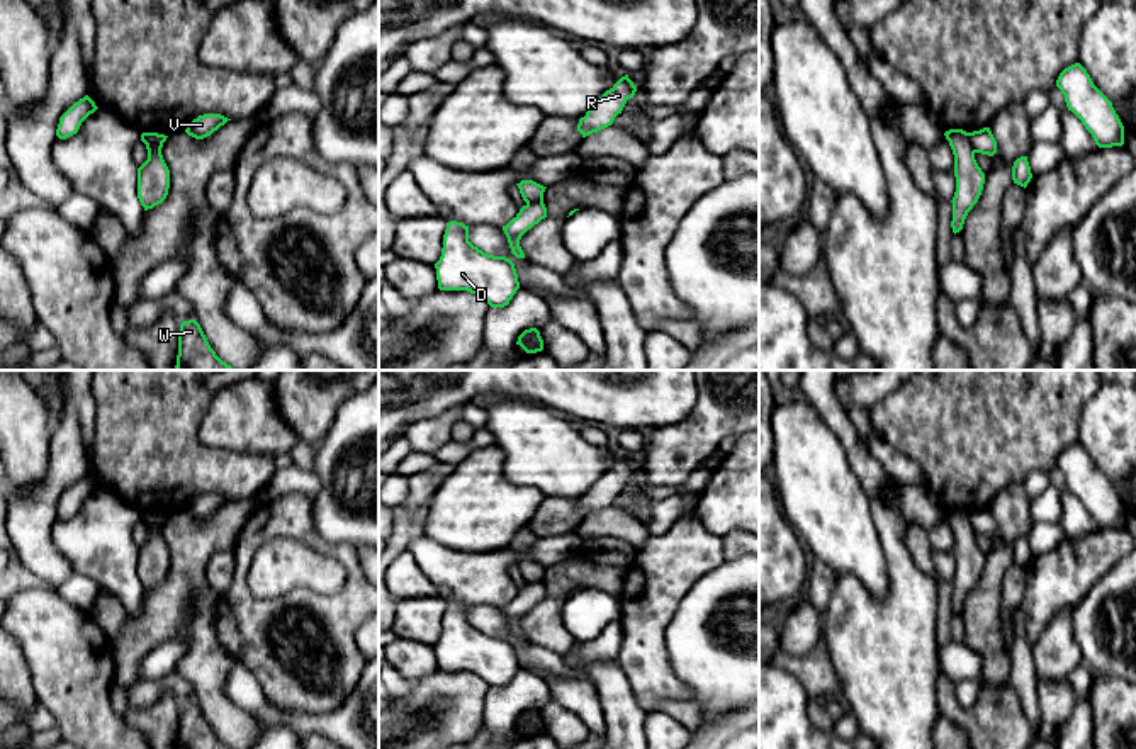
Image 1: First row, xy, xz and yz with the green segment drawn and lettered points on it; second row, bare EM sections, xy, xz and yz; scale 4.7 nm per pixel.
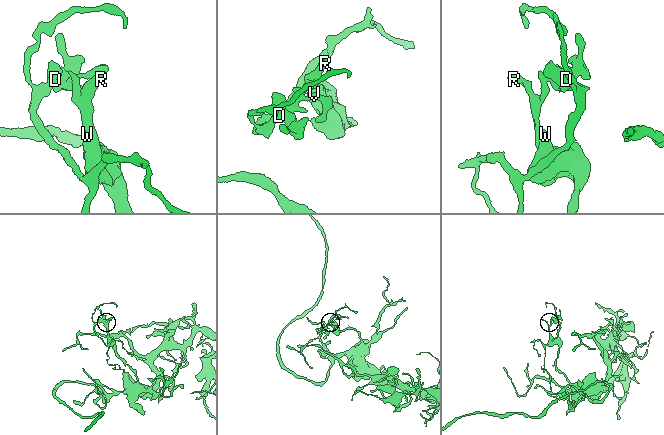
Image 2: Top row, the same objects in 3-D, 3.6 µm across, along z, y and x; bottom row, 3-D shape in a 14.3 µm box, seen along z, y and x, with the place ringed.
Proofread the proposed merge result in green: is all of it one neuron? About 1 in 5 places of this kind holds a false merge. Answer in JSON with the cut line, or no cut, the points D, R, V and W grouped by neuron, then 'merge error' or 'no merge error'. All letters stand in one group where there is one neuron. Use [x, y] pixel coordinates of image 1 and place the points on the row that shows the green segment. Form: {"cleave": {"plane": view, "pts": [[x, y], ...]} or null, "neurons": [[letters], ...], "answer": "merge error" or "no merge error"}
{"cleave": {"plane": "yz", "pts": [[968, 133], [968, 141], [975, 152]]}, "neurons": [["D", "V"], ["R", "W"]], "answer": "merge error"}

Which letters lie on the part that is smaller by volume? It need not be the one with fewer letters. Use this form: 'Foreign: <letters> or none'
Foreign: D, V

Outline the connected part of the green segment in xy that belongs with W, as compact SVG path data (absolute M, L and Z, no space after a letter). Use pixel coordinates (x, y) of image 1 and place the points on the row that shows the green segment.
M195 319L183 321L178 335L177 370L234 370L211 348Z

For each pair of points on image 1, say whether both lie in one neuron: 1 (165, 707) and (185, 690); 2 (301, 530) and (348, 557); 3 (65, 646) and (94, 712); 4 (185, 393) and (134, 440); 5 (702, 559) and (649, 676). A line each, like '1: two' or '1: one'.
1: two
2: one
3: one
4: one
5: one

